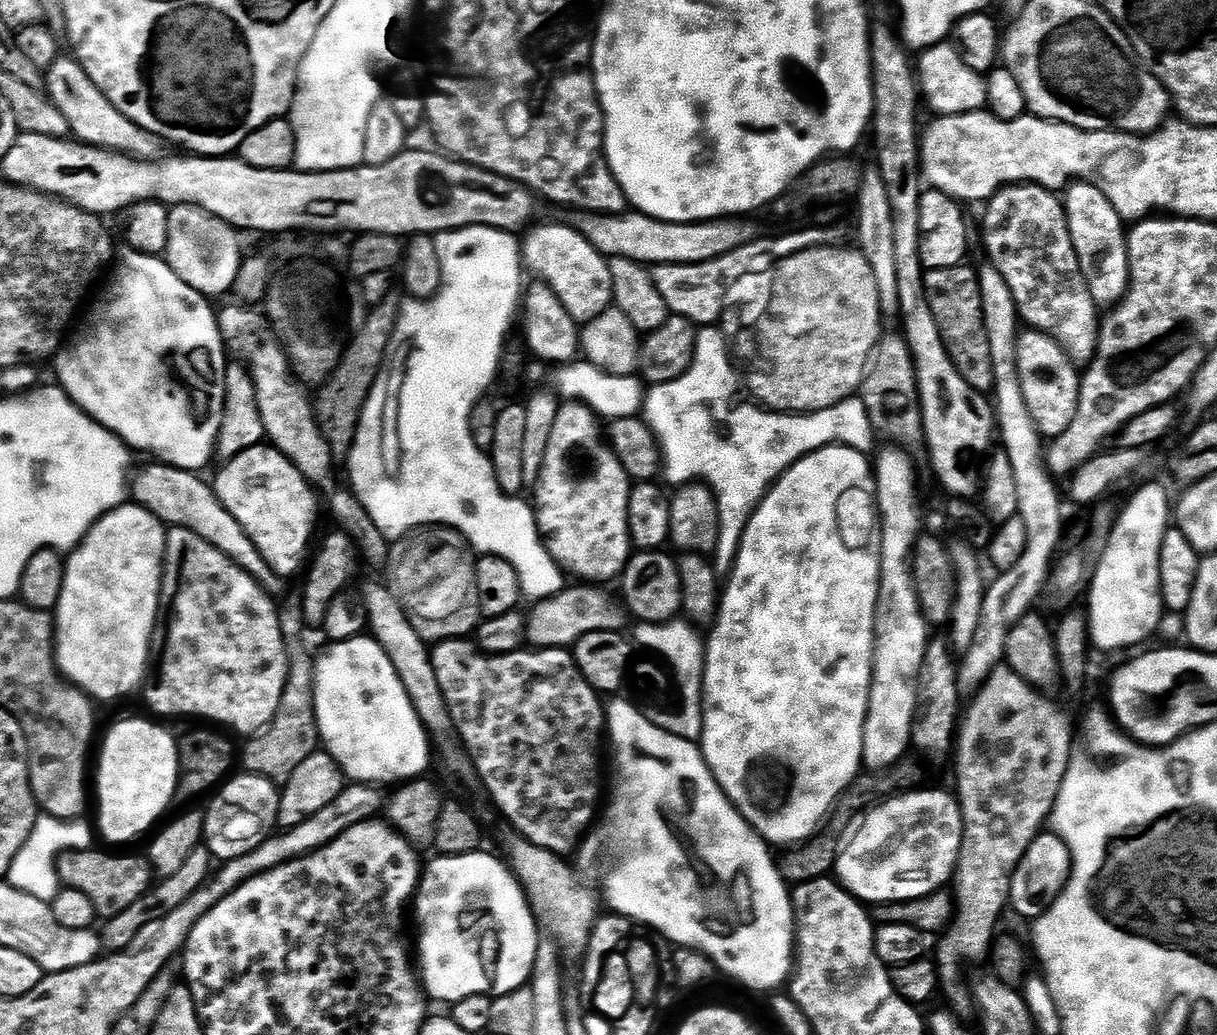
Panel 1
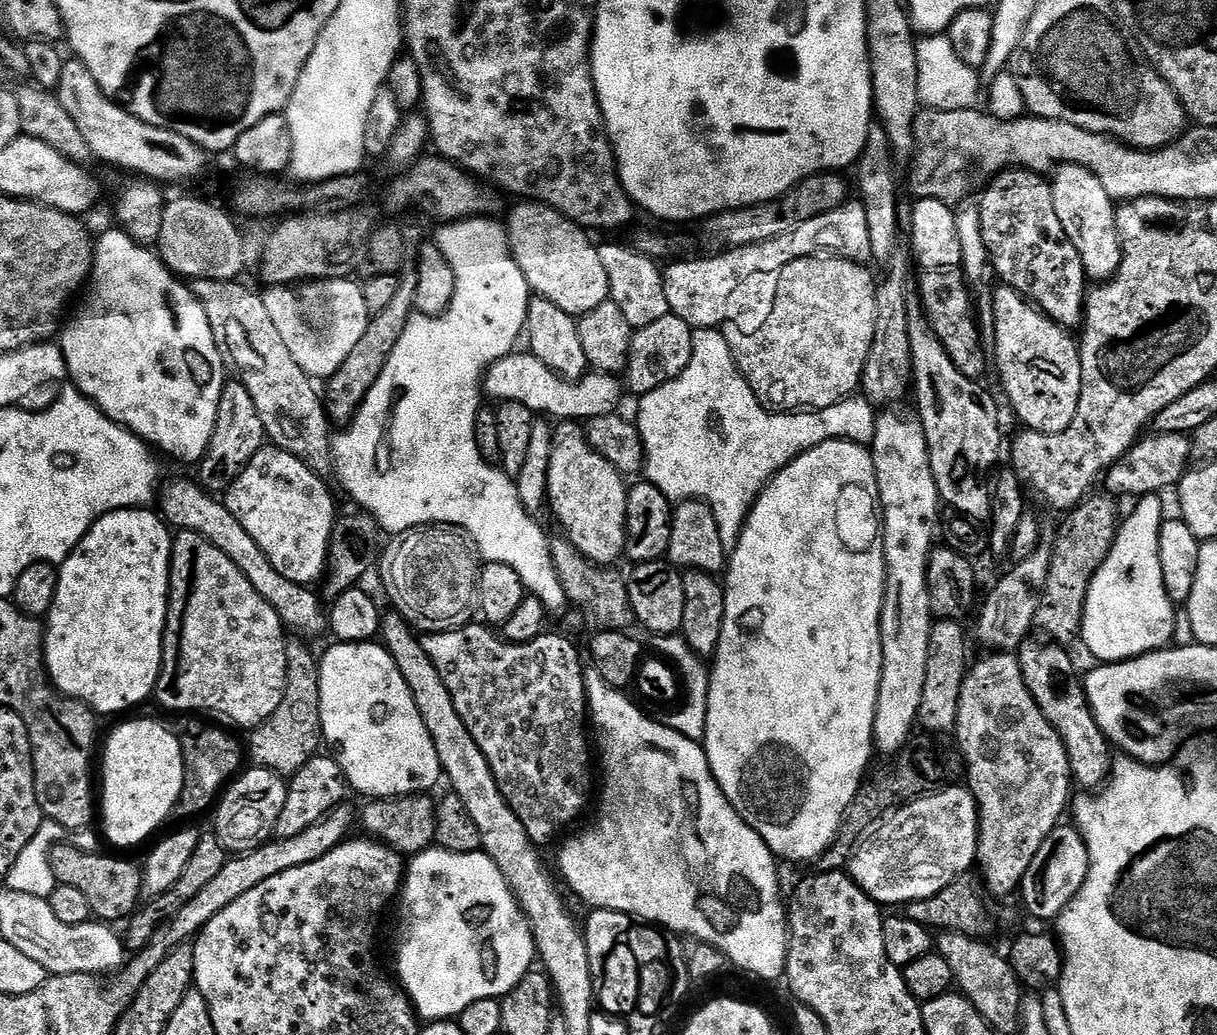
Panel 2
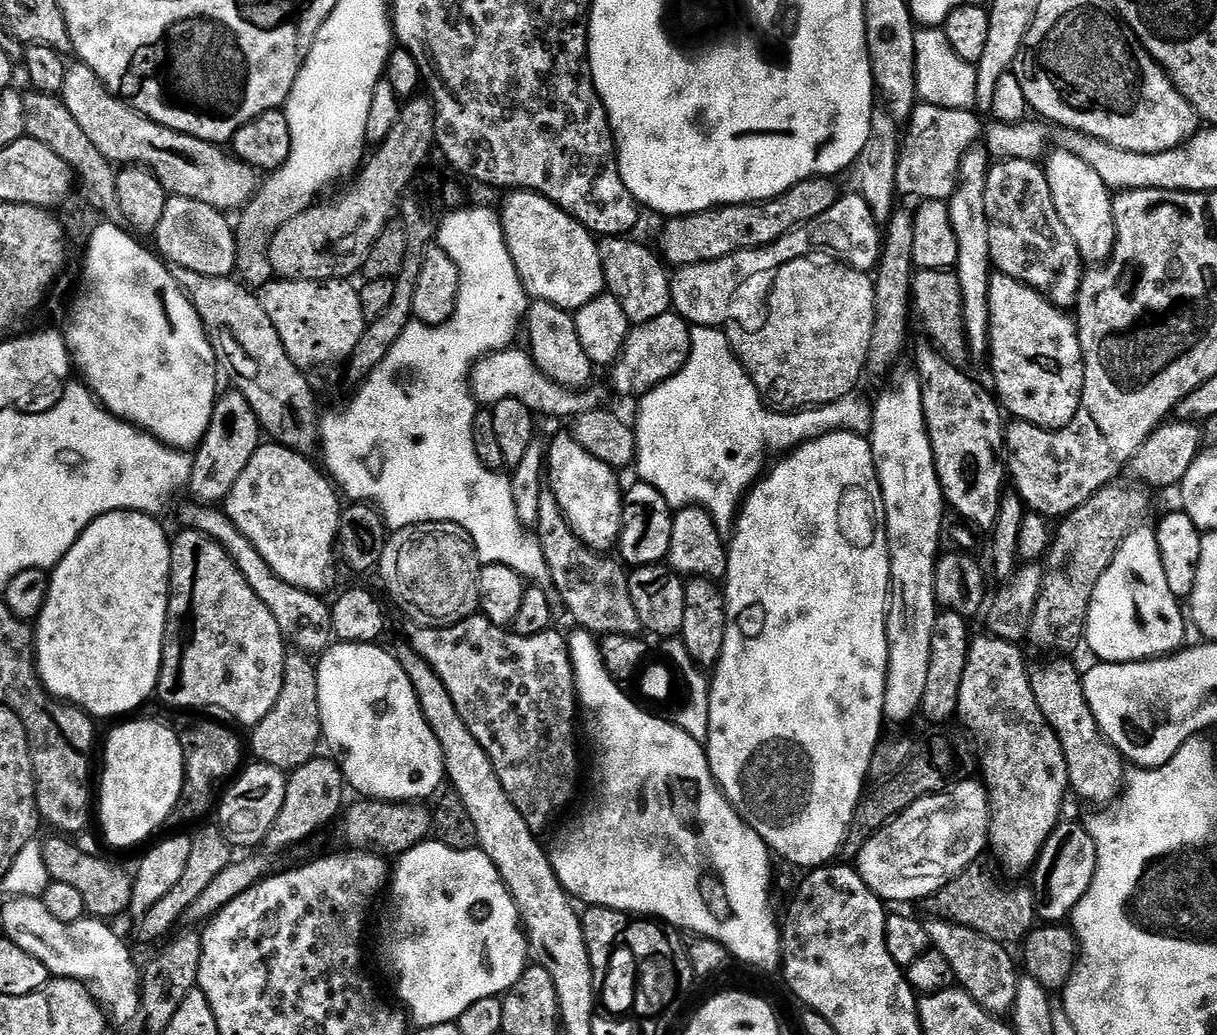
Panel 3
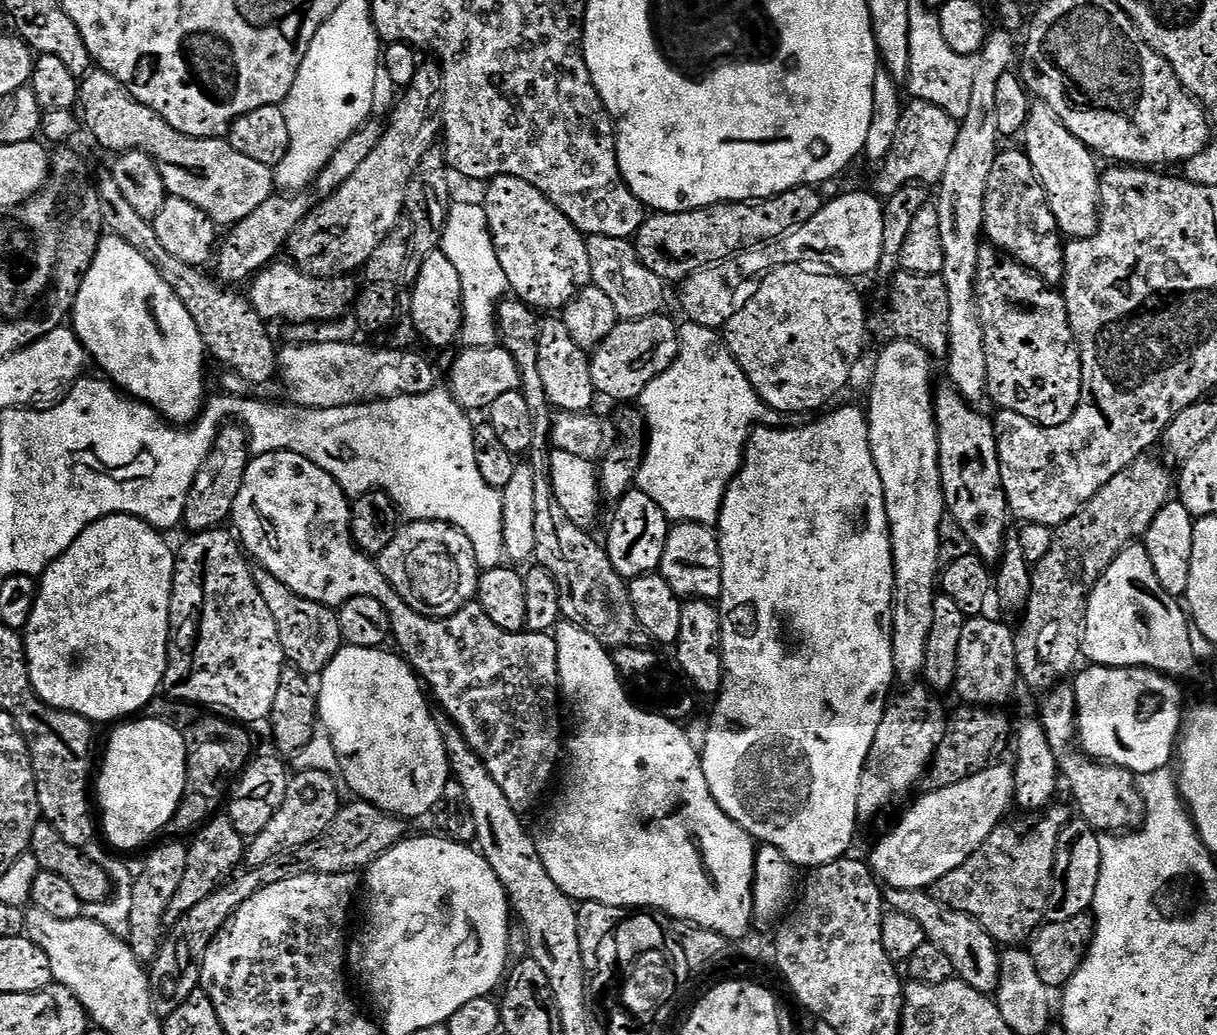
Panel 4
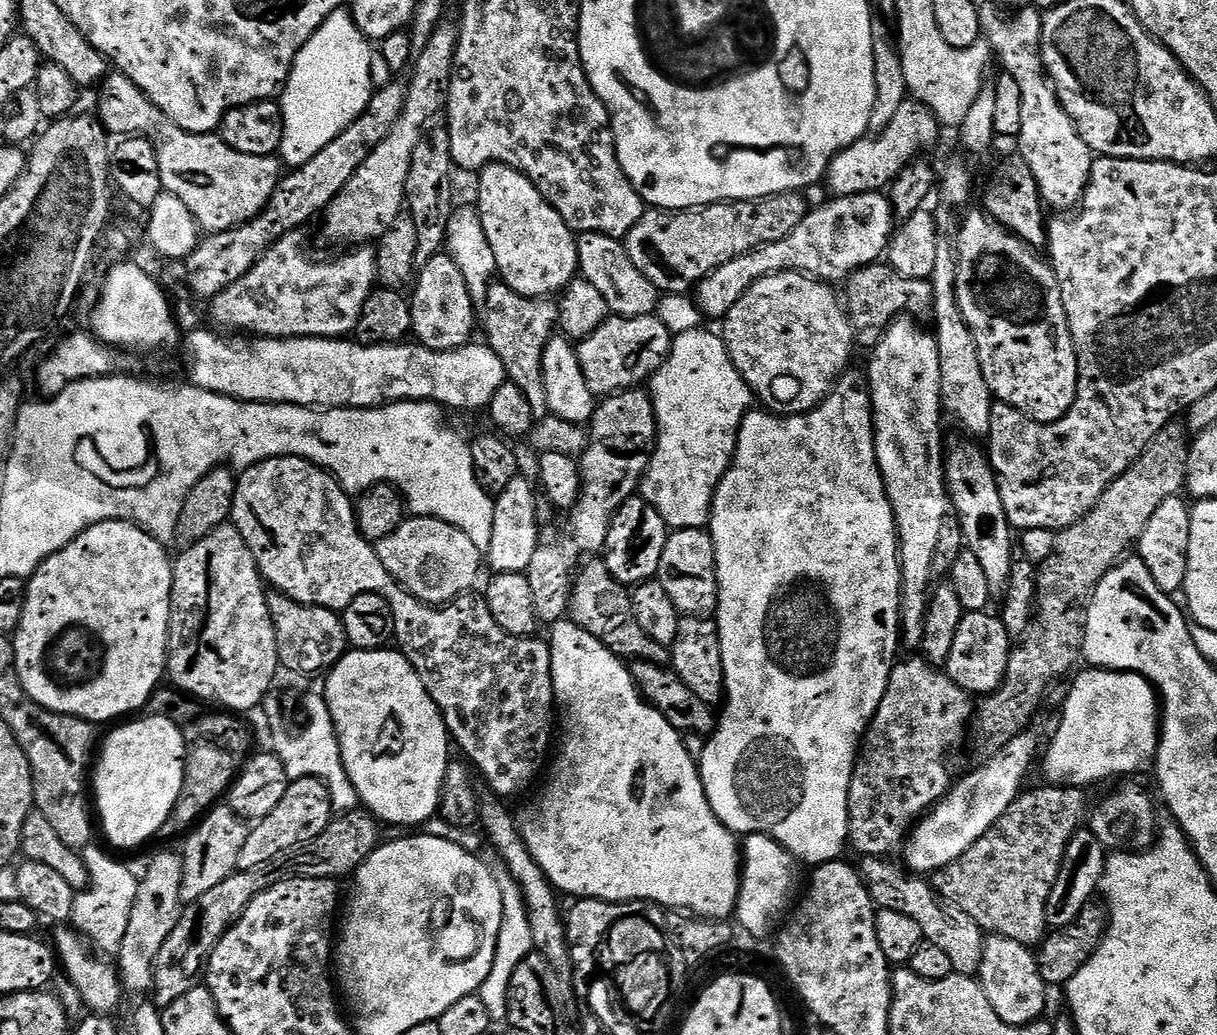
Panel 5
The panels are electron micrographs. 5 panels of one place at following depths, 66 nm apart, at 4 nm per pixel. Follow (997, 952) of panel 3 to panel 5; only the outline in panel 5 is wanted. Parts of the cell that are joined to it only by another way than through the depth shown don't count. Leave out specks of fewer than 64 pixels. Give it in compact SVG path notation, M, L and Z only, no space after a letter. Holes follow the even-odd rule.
M864 858L858 864L877 909L889 908L898 910L898 914L910 914L910 918L922 926L925 941L938 946L951 959L955 975L975 977L982 966L982 950L986 939L984 929L974 922L974 918L970 918L970 914L941 898L927 879L906 874L903 867L895 868L892 862L888 858Z

